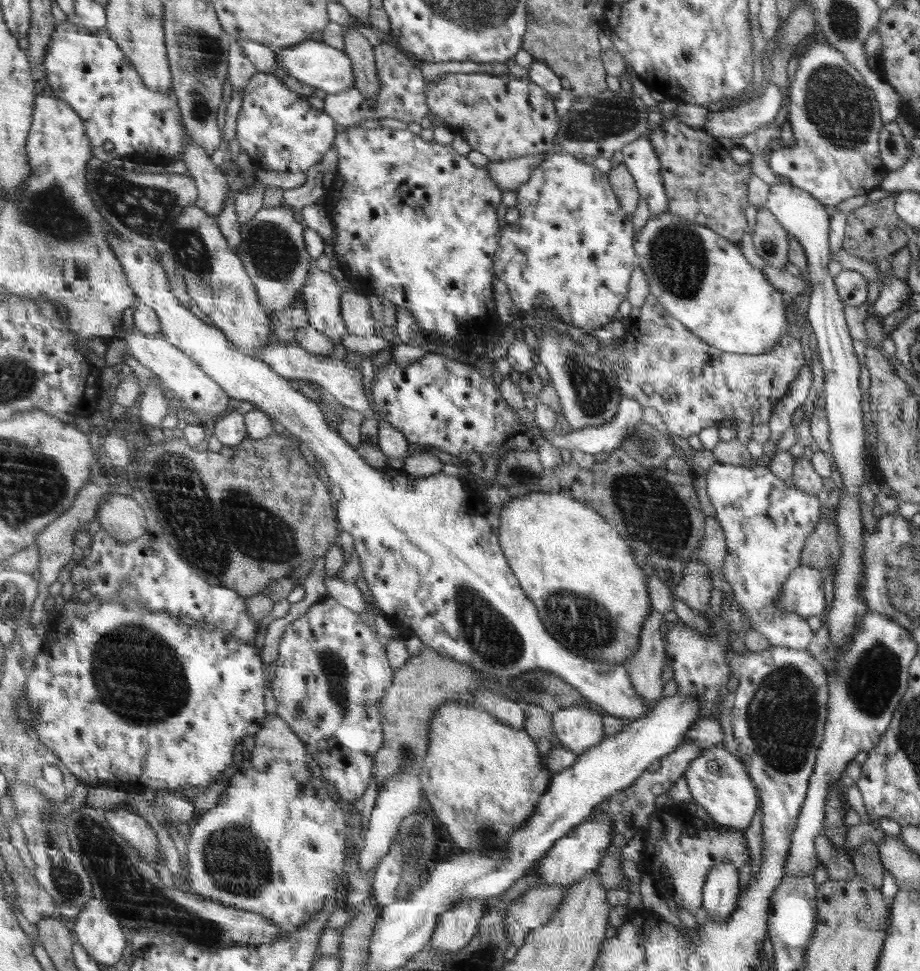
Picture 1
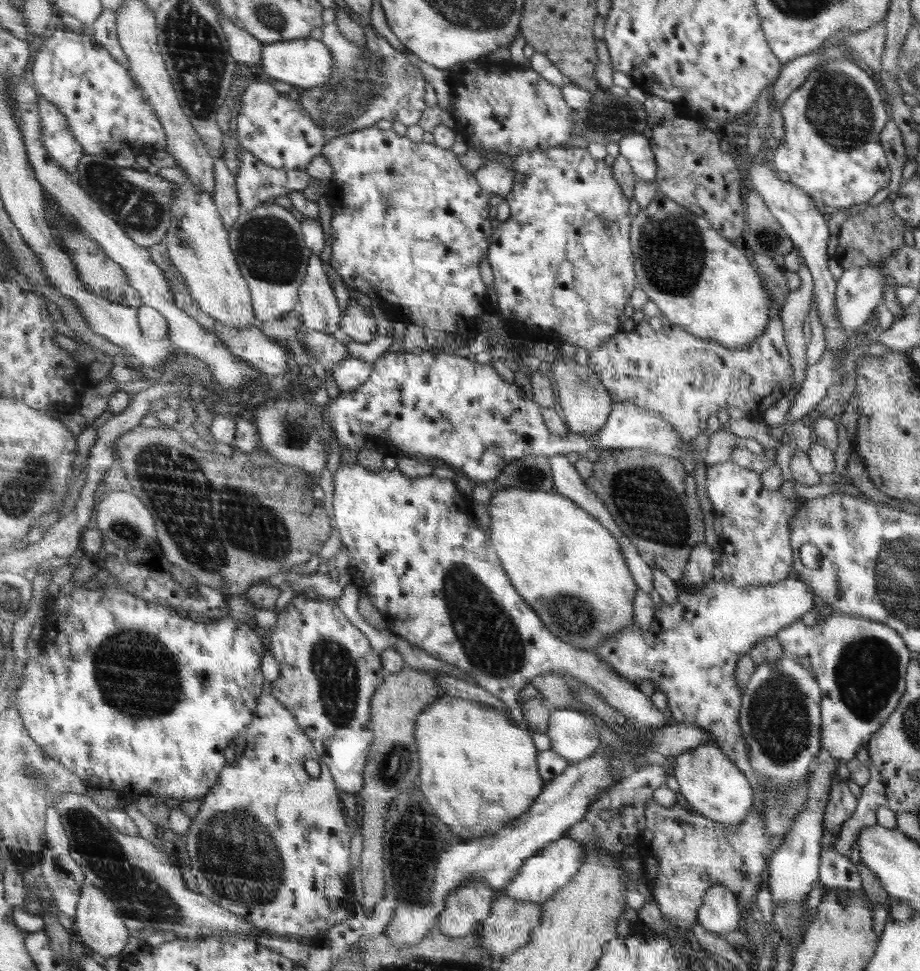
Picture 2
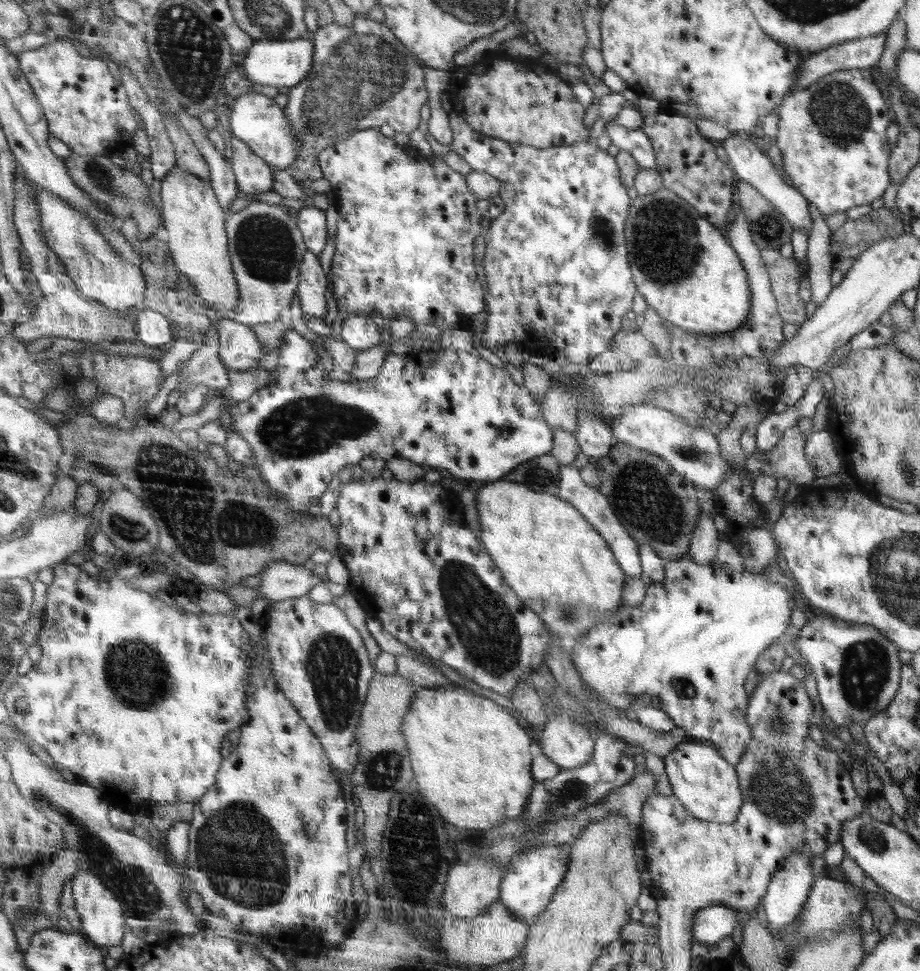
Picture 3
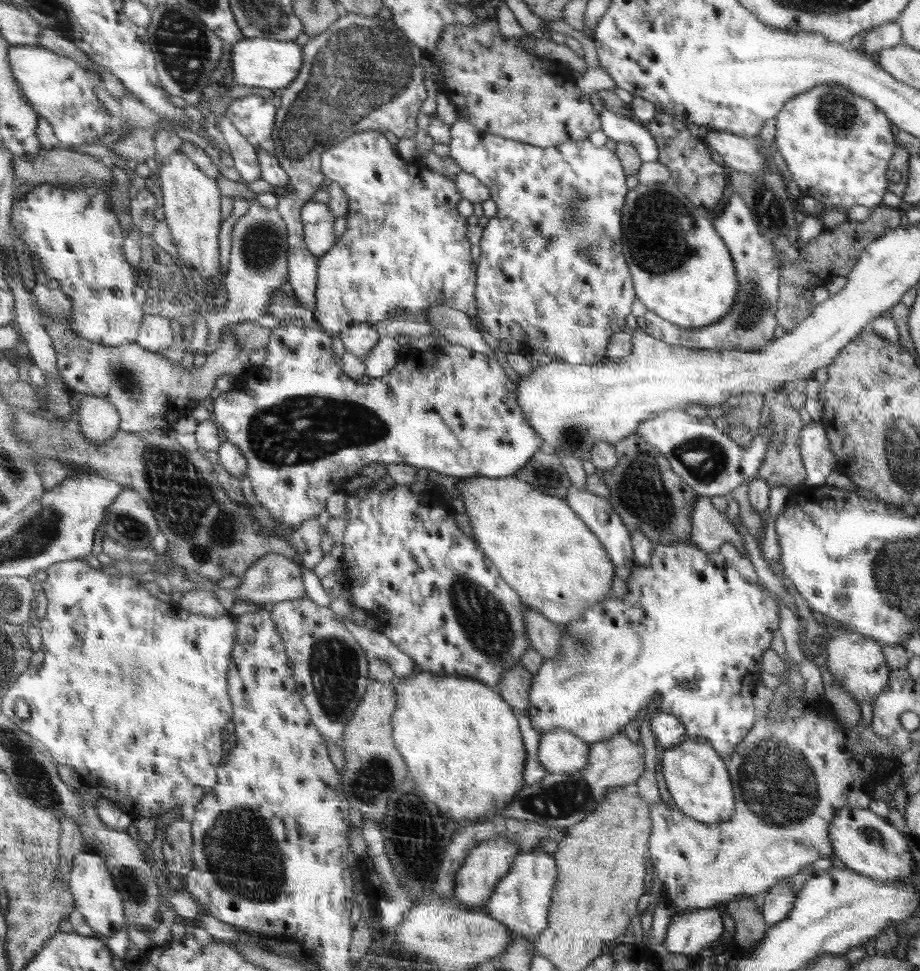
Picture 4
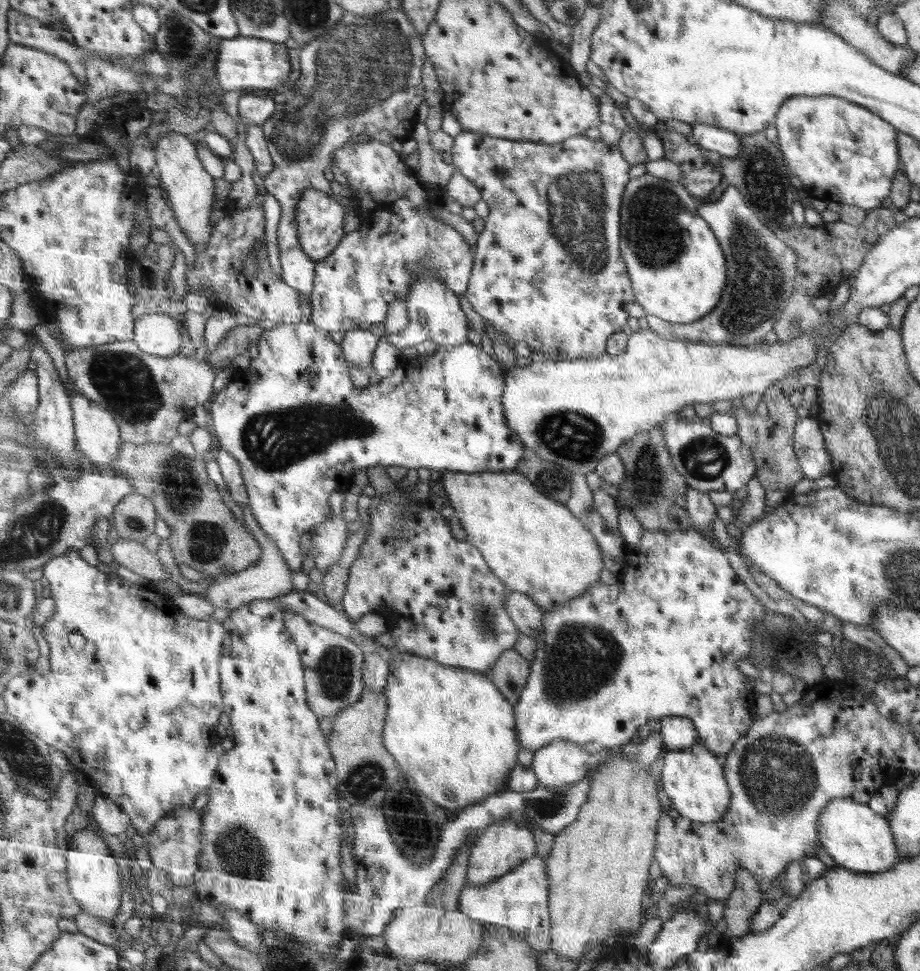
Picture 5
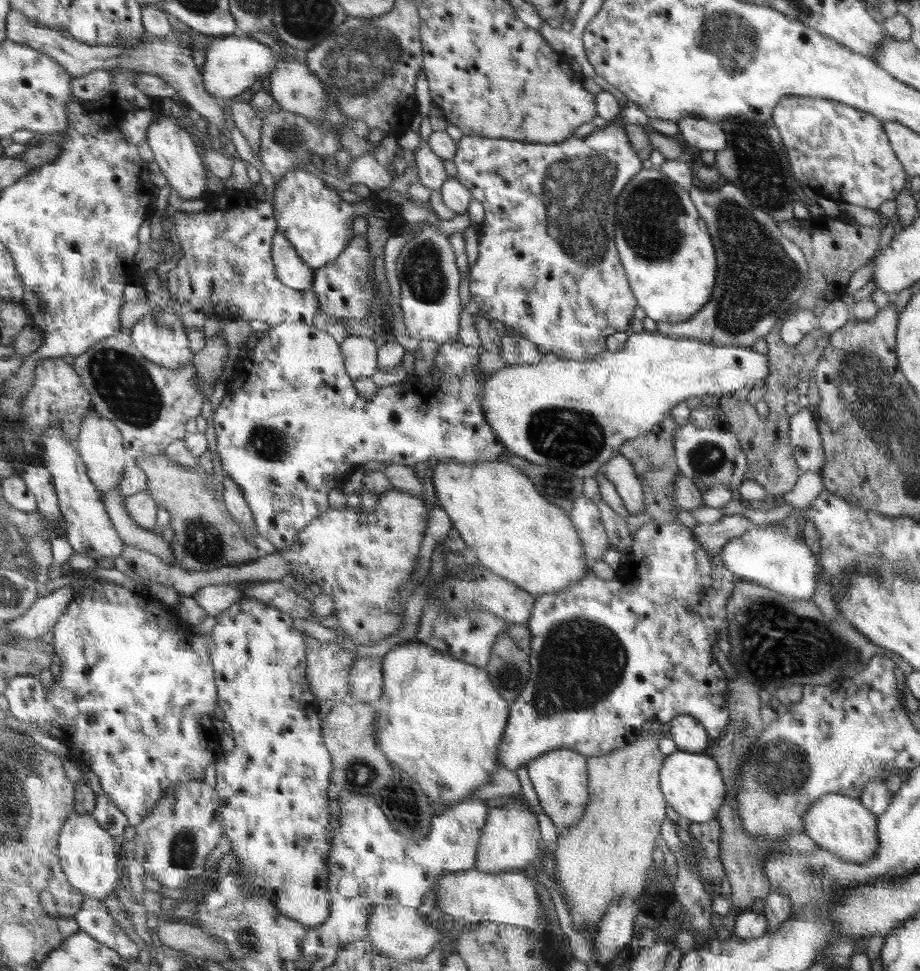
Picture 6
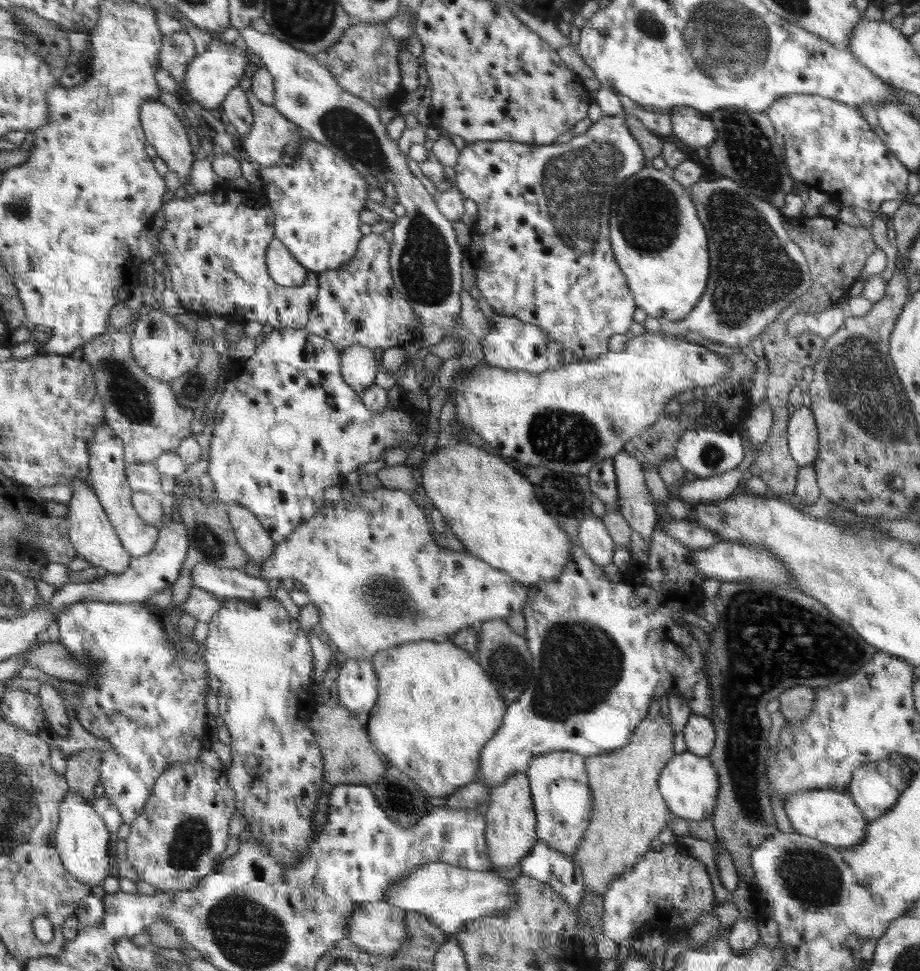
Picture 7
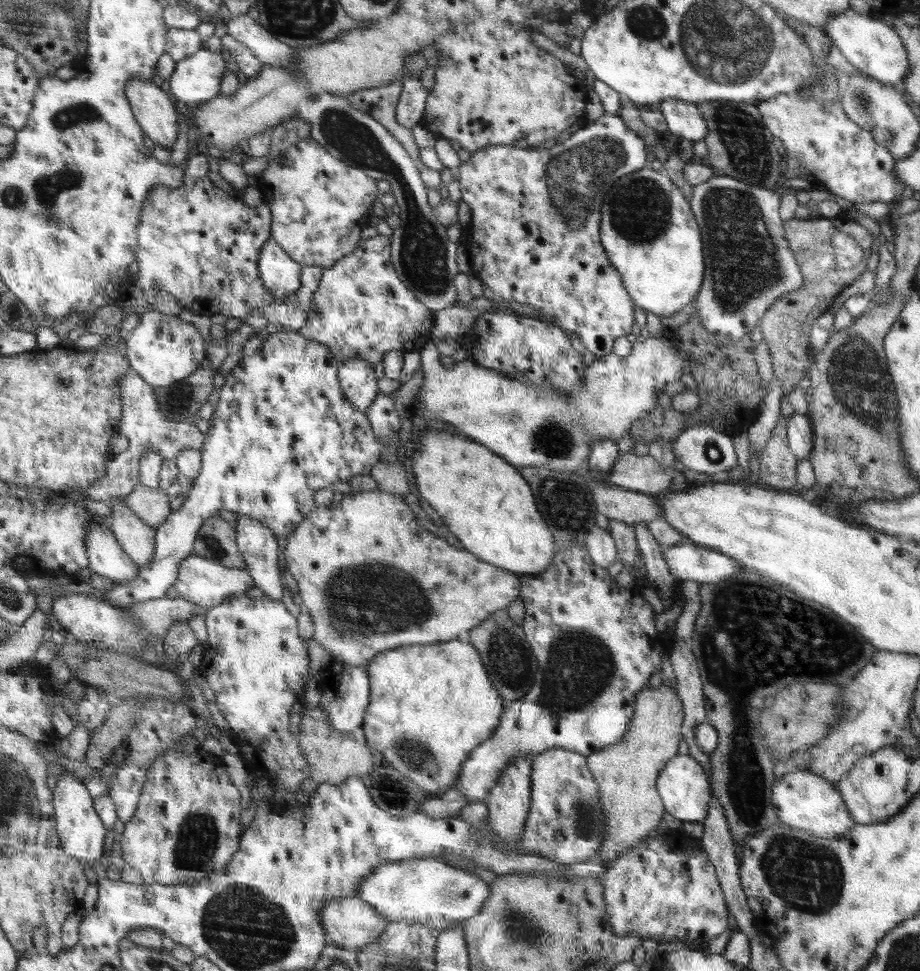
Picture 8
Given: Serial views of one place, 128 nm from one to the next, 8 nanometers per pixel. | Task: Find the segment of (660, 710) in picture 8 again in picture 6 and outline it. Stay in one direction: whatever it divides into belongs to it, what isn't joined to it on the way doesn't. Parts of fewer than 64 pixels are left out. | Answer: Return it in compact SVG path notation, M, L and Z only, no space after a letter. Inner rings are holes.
M659 731L655 734L642 733L623 749L614 750L604 756L591 757L587 761L590 776L590 802L583 818L572 825L565 834L558 834L556 840L555 880L561 891L563 902L568 905L574 928L579 934L597 931L597 926L609 912L612 904L622 897L636 897L644 894L646 878L650 874L648 866L652 862L654 840L660 834L660 824L666 818L666 802L658 782L658 772L662 772L663 752L659 747Z

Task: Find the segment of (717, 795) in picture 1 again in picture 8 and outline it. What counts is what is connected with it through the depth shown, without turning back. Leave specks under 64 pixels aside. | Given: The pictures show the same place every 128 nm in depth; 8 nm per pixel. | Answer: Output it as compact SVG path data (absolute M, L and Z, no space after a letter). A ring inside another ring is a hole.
M687 753L671 758L666 768L662 770L658 779L658 792L664 800L664 807L668 814L679 821L703 822L710 816L711 804L714 800L711 778L706 769L700 766L698 759L692 758Z

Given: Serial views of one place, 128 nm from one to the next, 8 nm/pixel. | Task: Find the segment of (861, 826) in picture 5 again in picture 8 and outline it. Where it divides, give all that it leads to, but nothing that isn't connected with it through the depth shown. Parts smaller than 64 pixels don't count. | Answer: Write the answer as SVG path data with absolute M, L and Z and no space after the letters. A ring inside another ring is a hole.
M794 770L782 776L776 782L773 802L782 824L805 830L820 839L844 838L856 826L855 818L840 792L827 779L810 774L810 771Z

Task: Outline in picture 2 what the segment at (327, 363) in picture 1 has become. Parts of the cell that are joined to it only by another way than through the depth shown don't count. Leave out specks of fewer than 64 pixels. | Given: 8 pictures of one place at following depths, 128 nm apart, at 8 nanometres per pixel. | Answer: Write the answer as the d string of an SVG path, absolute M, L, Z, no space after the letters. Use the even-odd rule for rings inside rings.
M218 323L216 332L219 332L220 339L224 340L242 361L252 364L256 370L266 375L282 375L290 372L287 364L288 356L284 349L255 326L251 329L238 330ZM350 356L330 370L332 370L331 377L338 385L339 392L350 392L368 381L372 373L372 365L360 358Z

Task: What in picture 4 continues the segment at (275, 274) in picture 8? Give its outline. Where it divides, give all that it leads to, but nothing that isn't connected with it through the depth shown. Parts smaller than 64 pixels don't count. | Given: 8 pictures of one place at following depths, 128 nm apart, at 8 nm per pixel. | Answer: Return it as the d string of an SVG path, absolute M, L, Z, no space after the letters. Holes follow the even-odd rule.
M345 12L322 34L319 41L310 38L306 42L303 66L299 70L299 76L286 89L283 89L274 126L275 153L273 155L288 175L288 182L274 187L275 196L278 198L276 210L285 222L287 230L287 279L296 294L298 304L310 312L316 310L316 268L319 268L319 262L316 262L317 256L311 253L304 239L302 208L324 182L322 154L346 137L370 130L382 134L392 132L399 139L414 139L418 130L416 116L420 112L420 104L426 100L426 86L422 76L424 68L421 62L420 48L408 40L391 18L383 18L380 15L368 17Z

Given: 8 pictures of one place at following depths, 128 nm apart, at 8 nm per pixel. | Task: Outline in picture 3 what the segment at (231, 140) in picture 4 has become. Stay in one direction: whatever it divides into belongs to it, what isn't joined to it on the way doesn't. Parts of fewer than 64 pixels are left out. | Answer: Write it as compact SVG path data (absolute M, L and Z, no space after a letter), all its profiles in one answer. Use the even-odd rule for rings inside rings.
M234 134L232 138L233 167L244 194L259 195L273 189L273 168L259 156L241 138Z

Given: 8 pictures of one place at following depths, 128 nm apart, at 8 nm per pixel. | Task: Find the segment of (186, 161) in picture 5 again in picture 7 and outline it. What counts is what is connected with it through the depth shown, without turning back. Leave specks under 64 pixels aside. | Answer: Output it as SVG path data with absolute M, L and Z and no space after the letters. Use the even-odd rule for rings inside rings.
M158 100L146 102L142 108L143 125L150 144L168 164L170 170L178 174L180 182L186 184L194 170L194 148L186 126L172 108Z

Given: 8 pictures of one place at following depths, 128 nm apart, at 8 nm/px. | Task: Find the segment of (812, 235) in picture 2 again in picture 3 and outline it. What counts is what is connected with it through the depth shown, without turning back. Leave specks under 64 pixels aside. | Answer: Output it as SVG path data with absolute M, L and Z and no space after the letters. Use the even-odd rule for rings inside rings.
M740 134L725 138L717 144L724 147L724 152L728 156L729 164L735 172L734 176L737 180L746 181L755 186L756 190L788 219L788 222L793 226L793 230L803 229L809 232L812 230L812 217L808 212L810 202L798 192L796 187L783 181L783 173L774 167L763 144L755 138Z

